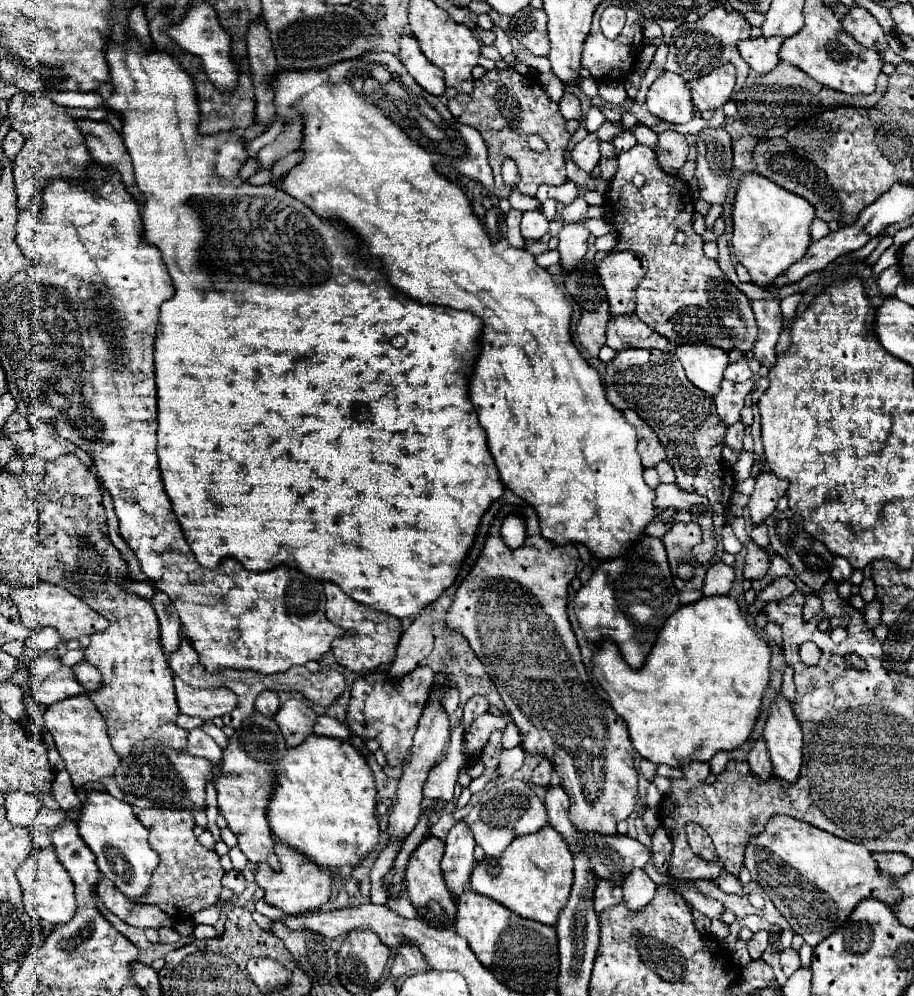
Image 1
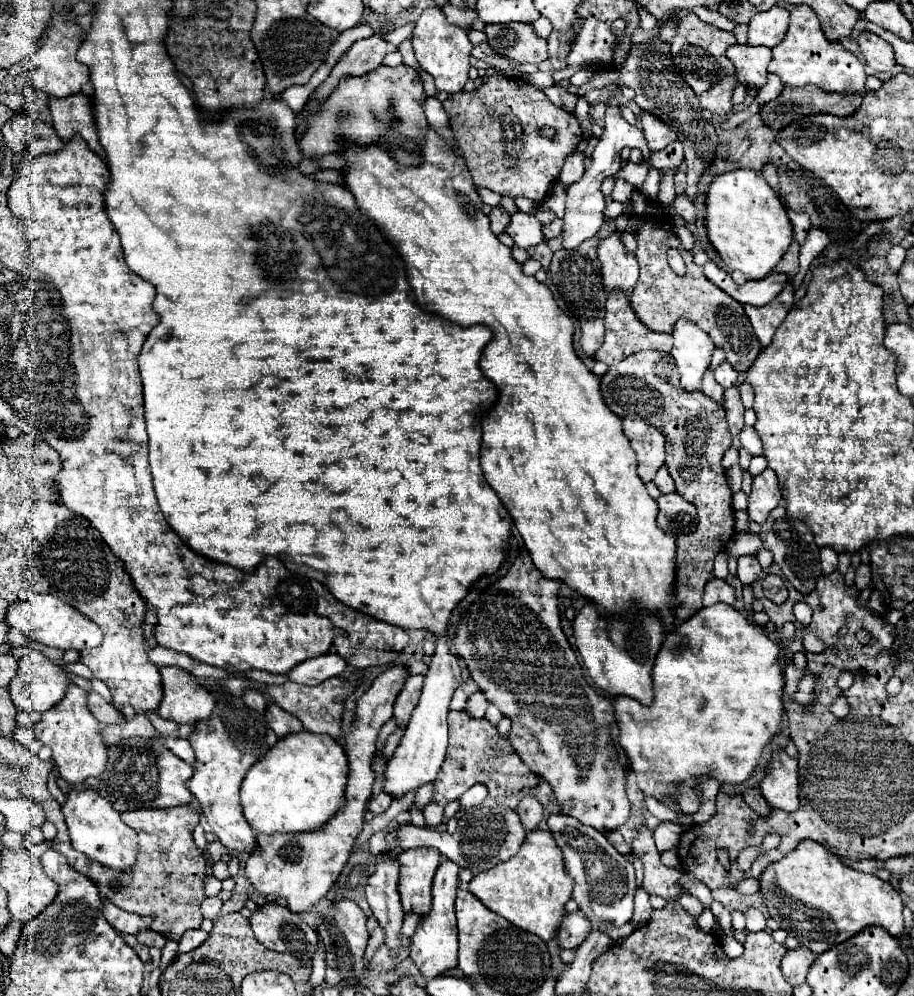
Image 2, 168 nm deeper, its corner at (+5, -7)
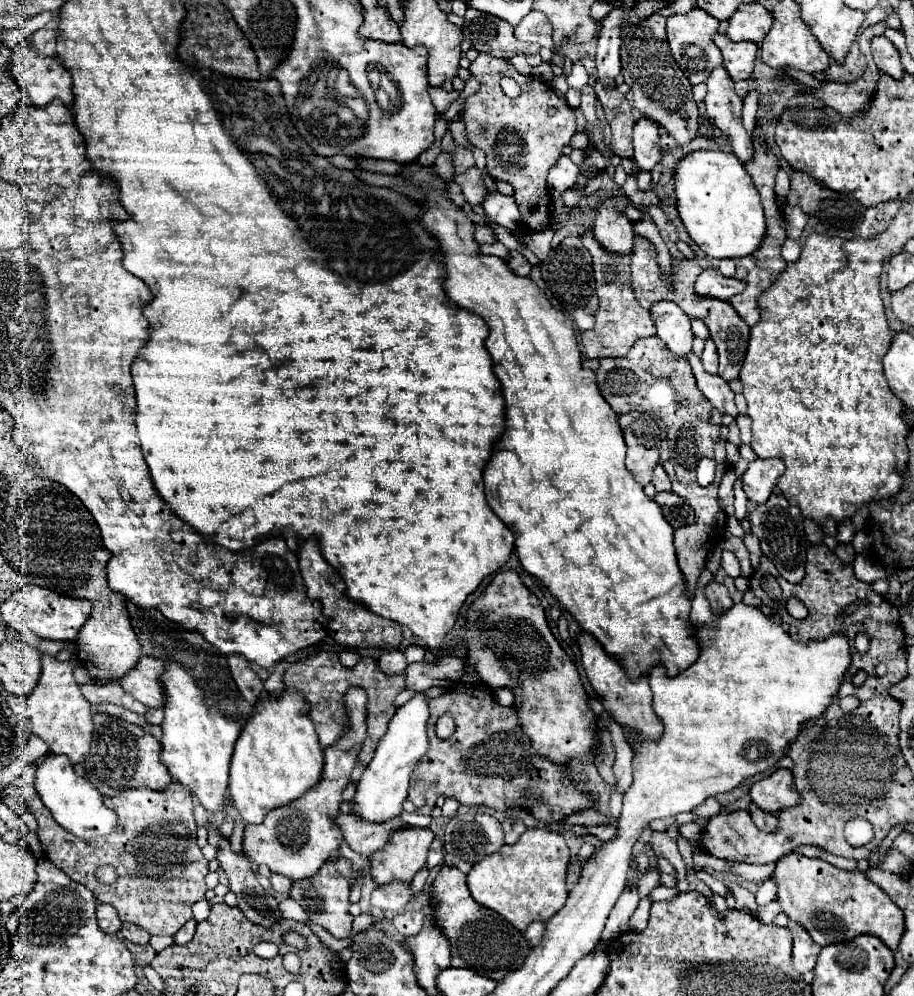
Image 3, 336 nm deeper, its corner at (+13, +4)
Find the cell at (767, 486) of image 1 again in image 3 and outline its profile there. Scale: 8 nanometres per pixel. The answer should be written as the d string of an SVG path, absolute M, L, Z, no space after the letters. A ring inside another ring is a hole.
M756 458L754 462L750 462L748 470L742 474L744 492L748 500L752 504L766 502L782 472L784 472L784 462L780 458L772 458L772 460Z

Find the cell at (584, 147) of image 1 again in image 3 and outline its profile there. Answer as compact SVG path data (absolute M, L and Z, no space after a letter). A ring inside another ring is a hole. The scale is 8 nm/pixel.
M560 156L558 162L548 172L548 188L552 196L560 196L568 190L578 176L578 166L570 160L570 156Z

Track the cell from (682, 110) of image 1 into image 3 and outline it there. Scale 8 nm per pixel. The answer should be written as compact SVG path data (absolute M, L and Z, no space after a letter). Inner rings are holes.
M640 118L634 124L634 158L640 170L652 170L662 162L660 146L660 124L648 118Z

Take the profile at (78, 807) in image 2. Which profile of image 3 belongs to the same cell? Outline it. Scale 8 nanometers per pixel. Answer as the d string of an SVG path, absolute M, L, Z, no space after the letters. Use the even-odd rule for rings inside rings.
M44 756L38 762L38 772L36 772L36 790L44 802L44 806L52 812L54 820L68 830L70 834L90 840L98 836L108 836L114 832L118 824L118 816L114 810L108 810L102 802L102 794L86 780L80 778L74 772L74 766L66 756Z

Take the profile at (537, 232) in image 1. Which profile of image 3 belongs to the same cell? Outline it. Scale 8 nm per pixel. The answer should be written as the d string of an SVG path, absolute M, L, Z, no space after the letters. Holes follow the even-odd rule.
M490 194L484 200L482 208L484 208L486 216L492 222L496 222L496 224L500 224L500 226L504 226L504 228L508 228L512 232L522 230L522 216L520 216L520 210L518 210L518 206L516 206L512 196Z

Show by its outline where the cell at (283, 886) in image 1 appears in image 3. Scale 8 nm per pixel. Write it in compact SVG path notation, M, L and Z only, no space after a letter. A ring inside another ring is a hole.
M350 686L346 696L346 714L348 726L344 728L344 736L336 740L330 748L324 750L324 772L318 786L308 790L304 796L294 800L288 806L276 808L266 814L262 824L246 824L244 828L244 852L254 864L266 864L270 872L282 874L292 882L314 876L322 864L332 860L342 846L342 832L338 828L342 792L352 782L350 774L358 764L358 752L362 742L366 740L366 704L368 696L364 688Z

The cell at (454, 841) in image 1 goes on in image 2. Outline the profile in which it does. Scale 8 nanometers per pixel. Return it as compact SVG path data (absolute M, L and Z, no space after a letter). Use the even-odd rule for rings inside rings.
M450 861L440 863L432 883L432 909L420 917L418 929L410 939L410 959L416 963L416 967L426 979L446 975L446 971L454 969L458 963L458 933L456 933L456 917L454 917L458 871L460 871L458 865Z

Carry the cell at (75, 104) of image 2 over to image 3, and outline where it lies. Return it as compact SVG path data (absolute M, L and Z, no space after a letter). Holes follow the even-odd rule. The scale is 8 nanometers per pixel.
M22 42L12 50L12 74L30 100L44 108L52 100L62 100L66 108L72 108L72 76L58 62L58 58L36 56L30 42Z

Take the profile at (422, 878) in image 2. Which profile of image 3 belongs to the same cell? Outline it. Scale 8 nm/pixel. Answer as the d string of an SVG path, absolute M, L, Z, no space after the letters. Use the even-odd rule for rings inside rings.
M404 828L390 836L388 844L372 854L370 874L376 884L410 884L418 870L426 866L426 854L434 840L430 828Z

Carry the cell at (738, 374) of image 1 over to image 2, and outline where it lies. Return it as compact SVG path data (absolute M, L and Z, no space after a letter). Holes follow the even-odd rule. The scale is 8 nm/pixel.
M722 361L716 369L714 369L714 377L722 387L734 387L738 373L732 369L732 365L728 361Z

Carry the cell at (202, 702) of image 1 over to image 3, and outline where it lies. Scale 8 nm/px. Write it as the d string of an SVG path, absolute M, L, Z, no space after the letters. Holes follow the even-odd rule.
M140 656L136 668L120 680L120 686L148 708L164 708L166 692L162 692L162 672L166 664L154 656Z

